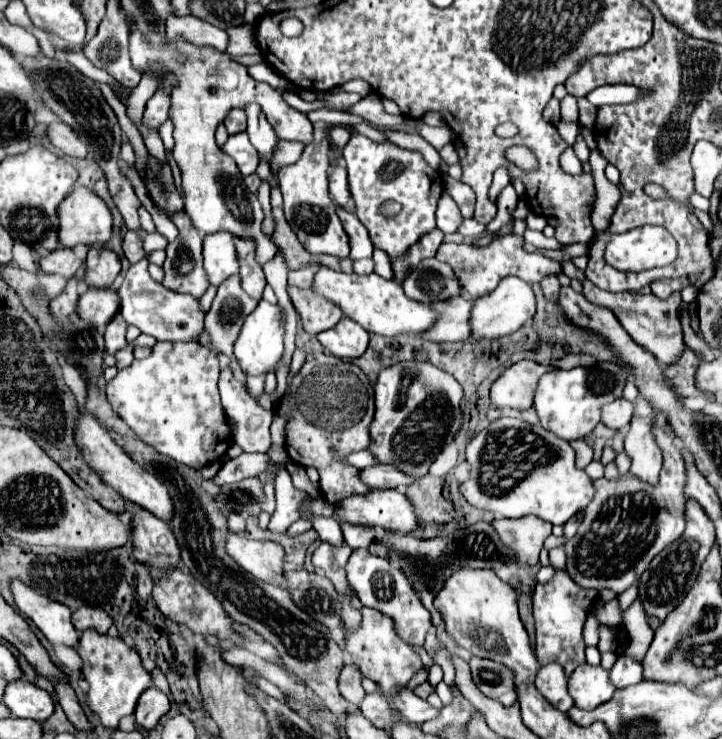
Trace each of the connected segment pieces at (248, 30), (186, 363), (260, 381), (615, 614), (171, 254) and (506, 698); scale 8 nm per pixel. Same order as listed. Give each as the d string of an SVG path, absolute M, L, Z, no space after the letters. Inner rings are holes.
M242 25L242 27L232 27L228 29L230 43L226 53L228 55L248 55L256 53L256 29L254 25Z
M156 341L146 359L132 361L106 383L112 409L148 445L192 469L222 459L234 443L218 395L218 353L202 343Z
M266 375L247 377L247 386L249 388L249 393L254 399L257 399L264 392L265 376Z
M614 597L612 601L608 601L600 611L598 611L598 619L602 625L618 625L620 623L620 603Z
M178 211L178 213L172 213L170 219L174 221L174 225L178 227L178 237L168 243L166 247L166 261L164 261L164 279L162 279L162 285L172 289L172 291L178 291L178 293L192 293L196 295L198 299L202 297L202 293L208 289L208 275L204 271L204 259L202 259L202 235L196 231L196 227L192 225L190 217L186 215L186 211Z
M472 657L470 669L472 669L472 677L476 685L486 697L500 701L506 707L516 703L514 671L510 671L506 665L490 661L490 659Z

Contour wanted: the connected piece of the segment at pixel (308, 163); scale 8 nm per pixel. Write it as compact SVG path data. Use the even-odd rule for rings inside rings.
M316 123L312 145L306 145L302 157L294 165L286 165L278 171L278 183L284 197L284 215L298 235L300 243L310 253L328 253L344 259L350 253L350 245L348 235L336 215L336 203L328 195L328 153L328 129Z

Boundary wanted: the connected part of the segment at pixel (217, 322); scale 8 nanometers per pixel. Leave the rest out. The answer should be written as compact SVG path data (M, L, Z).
M232 275L218 287L214 303L206 315L206 333L210 335L212 345L232 359L230 367L236 373L236 379L242 383L246 383L246 377L244 373L240 373L232 357L232 345L242 329L244 319L256 309L256 305L258 301L244 293L240 275Z

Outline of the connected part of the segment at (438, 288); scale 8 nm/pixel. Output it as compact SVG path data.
M438 259L422 261L422 265L406 277L402 289L410 299L422 303L434 303L462 295L458 277L446 263L440 263Z

